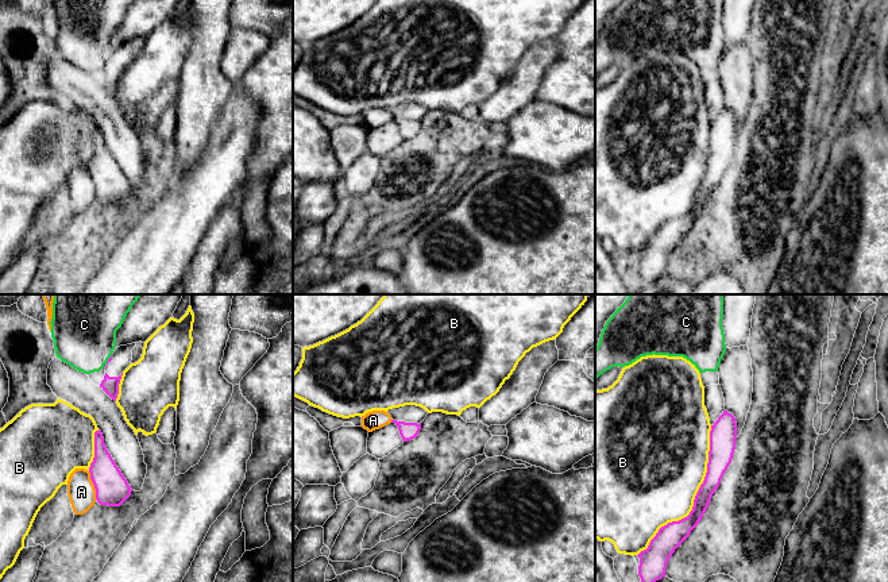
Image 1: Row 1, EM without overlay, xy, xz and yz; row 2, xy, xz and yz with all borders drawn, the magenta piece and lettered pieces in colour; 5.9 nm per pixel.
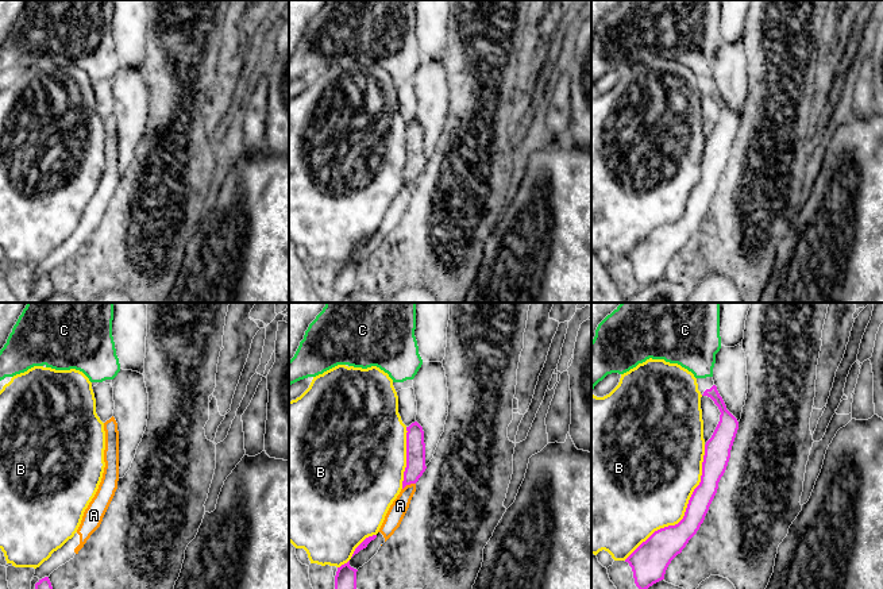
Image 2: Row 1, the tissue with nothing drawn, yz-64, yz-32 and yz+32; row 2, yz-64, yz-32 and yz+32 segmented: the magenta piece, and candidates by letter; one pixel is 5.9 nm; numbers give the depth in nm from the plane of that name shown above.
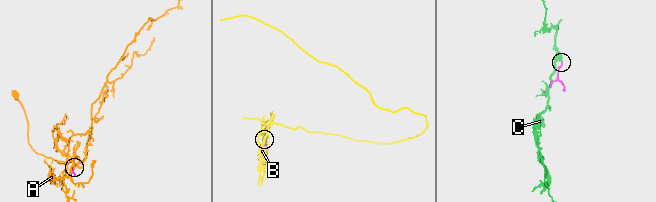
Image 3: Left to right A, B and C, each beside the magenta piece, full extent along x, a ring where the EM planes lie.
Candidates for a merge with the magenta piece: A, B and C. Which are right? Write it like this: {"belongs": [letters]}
{"belongs": []}

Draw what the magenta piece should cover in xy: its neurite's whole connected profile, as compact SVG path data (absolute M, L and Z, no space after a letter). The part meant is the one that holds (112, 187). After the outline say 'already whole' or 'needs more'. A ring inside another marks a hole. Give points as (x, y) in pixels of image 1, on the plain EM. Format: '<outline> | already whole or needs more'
M100 127L94 130L94 155L89 170L100 203L120 204L131 193L132 186L108 150Z | already whole

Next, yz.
M723 108L711 123L707 170L695 193L692 208L687 215L661 224L650 238L648 246L637 253L640 255L638 273L644 284L649 284L665 274L669 255L702 217L711 193L715 190L725 169L731 161L736 136L736 115Z | already whole

